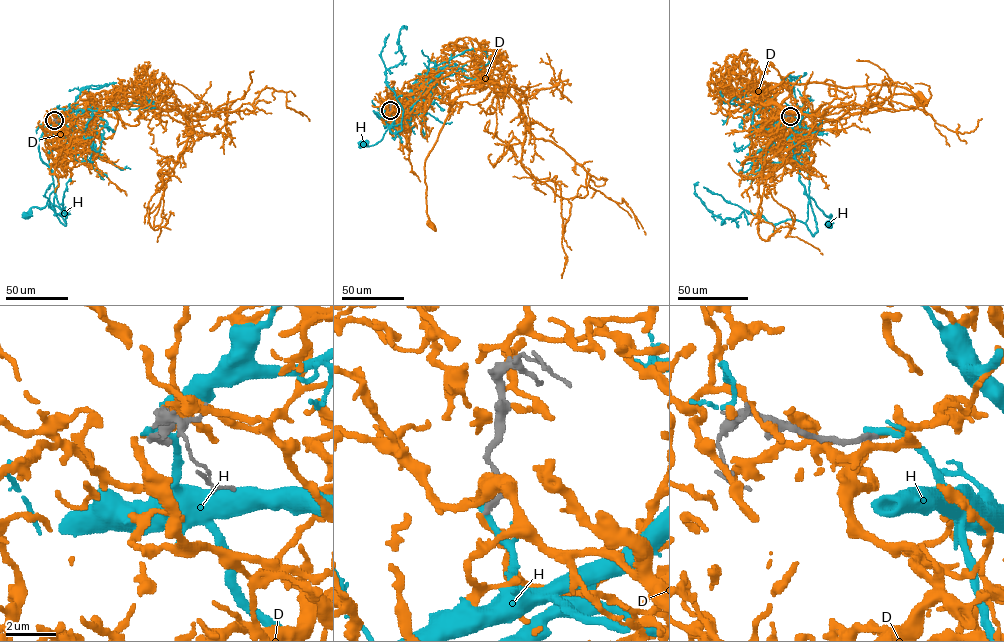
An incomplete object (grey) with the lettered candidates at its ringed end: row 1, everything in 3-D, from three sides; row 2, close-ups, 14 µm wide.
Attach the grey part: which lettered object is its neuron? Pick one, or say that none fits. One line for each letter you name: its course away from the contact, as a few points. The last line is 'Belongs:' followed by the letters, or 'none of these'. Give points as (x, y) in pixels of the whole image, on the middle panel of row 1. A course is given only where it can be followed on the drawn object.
Belongs: none of these

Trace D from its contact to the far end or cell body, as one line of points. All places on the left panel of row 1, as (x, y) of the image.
D: (53, 120), (69, 132), (87, 130), (109, 138), (117, 123), (115, 93), (89, 92), (95, 107)

